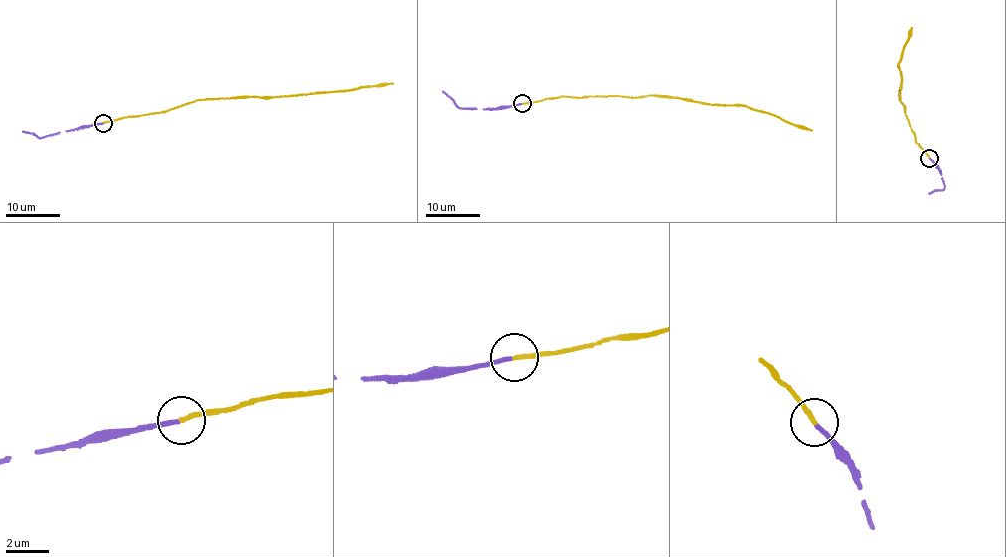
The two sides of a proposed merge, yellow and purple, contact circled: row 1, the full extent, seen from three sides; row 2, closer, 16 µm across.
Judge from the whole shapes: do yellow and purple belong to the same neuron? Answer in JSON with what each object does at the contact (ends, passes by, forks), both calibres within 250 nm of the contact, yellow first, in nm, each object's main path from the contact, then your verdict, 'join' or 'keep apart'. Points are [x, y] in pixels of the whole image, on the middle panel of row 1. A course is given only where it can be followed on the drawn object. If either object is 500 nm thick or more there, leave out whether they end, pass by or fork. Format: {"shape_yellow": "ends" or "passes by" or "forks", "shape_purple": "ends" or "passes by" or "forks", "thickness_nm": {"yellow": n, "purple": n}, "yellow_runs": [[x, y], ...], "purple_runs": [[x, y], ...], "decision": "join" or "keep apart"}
{"shape_yellow": "ends", "shape_purple": "ends", "thickness_nm": {"yellow": 200, "purple": 200}, "yellow_runs": [[522, 103], [569, 96], [666, 95], [712, 105], [747, 106], [812, 131]], "purple_runs": [[521, 103], [460, 109], [442, 91]], "decision": "join"}

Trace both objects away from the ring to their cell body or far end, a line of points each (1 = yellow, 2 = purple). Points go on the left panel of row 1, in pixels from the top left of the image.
1: (103, 123), (166, 111), (198, 100), (347, 91), (393, 83)
2: (102, 123), (39, 137), (22, 130)

